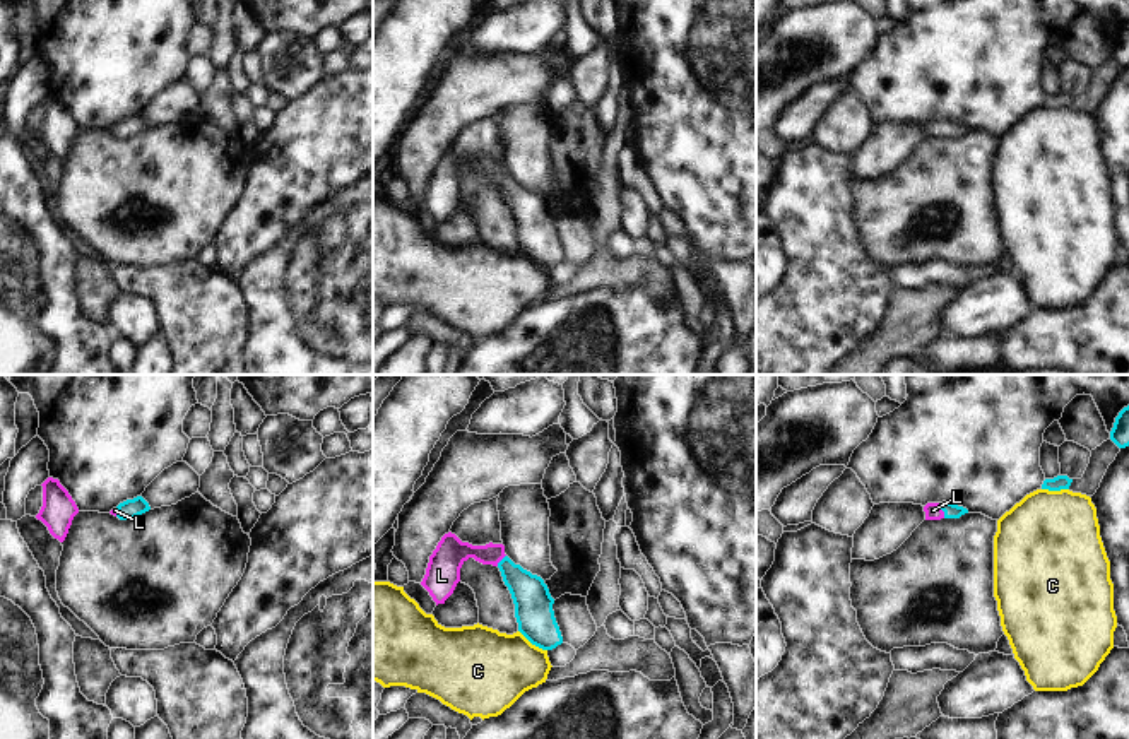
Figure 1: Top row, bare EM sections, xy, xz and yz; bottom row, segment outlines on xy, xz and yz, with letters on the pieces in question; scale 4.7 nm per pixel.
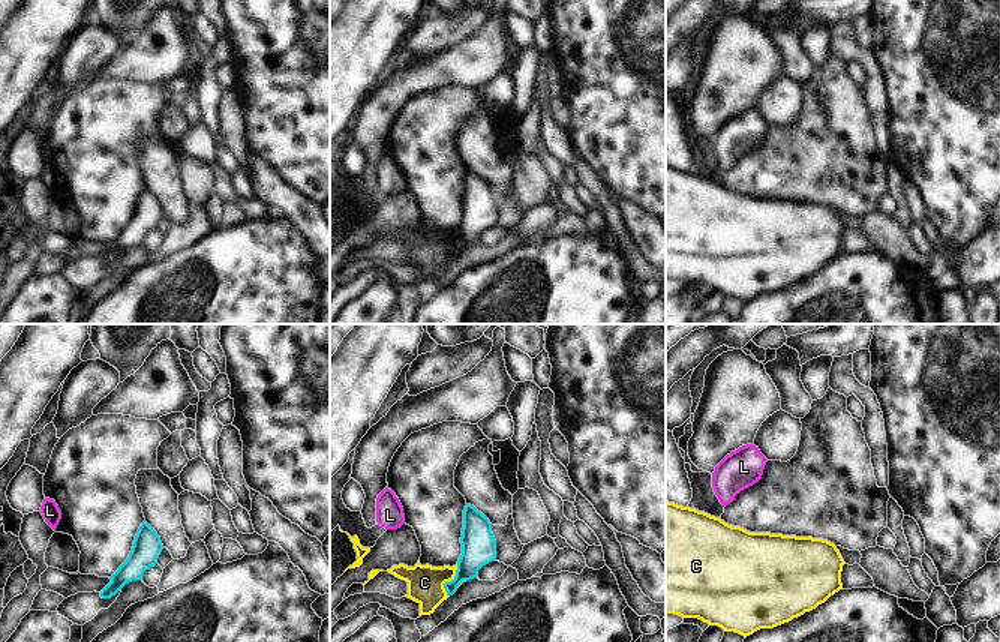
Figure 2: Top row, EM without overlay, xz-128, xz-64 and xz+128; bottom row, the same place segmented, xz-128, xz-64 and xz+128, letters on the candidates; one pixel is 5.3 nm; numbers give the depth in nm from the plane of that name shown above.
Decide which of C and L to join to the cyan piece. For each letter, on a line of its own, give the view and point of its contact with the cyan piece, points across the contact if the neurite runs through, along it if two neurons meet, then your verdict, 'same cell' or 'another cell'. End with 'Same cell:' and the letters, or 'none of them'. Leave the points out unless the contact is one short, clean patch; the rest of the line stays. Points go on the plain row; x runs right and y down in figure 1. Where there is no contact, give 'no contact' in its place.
C: contact xz (532, 260); border xz (519, 247), (532, 260), (546, 267); another cell
L: contact yz (941, 125); way yz (950, 127), (941, 125), (933, 127); same cell
Same cell: L

